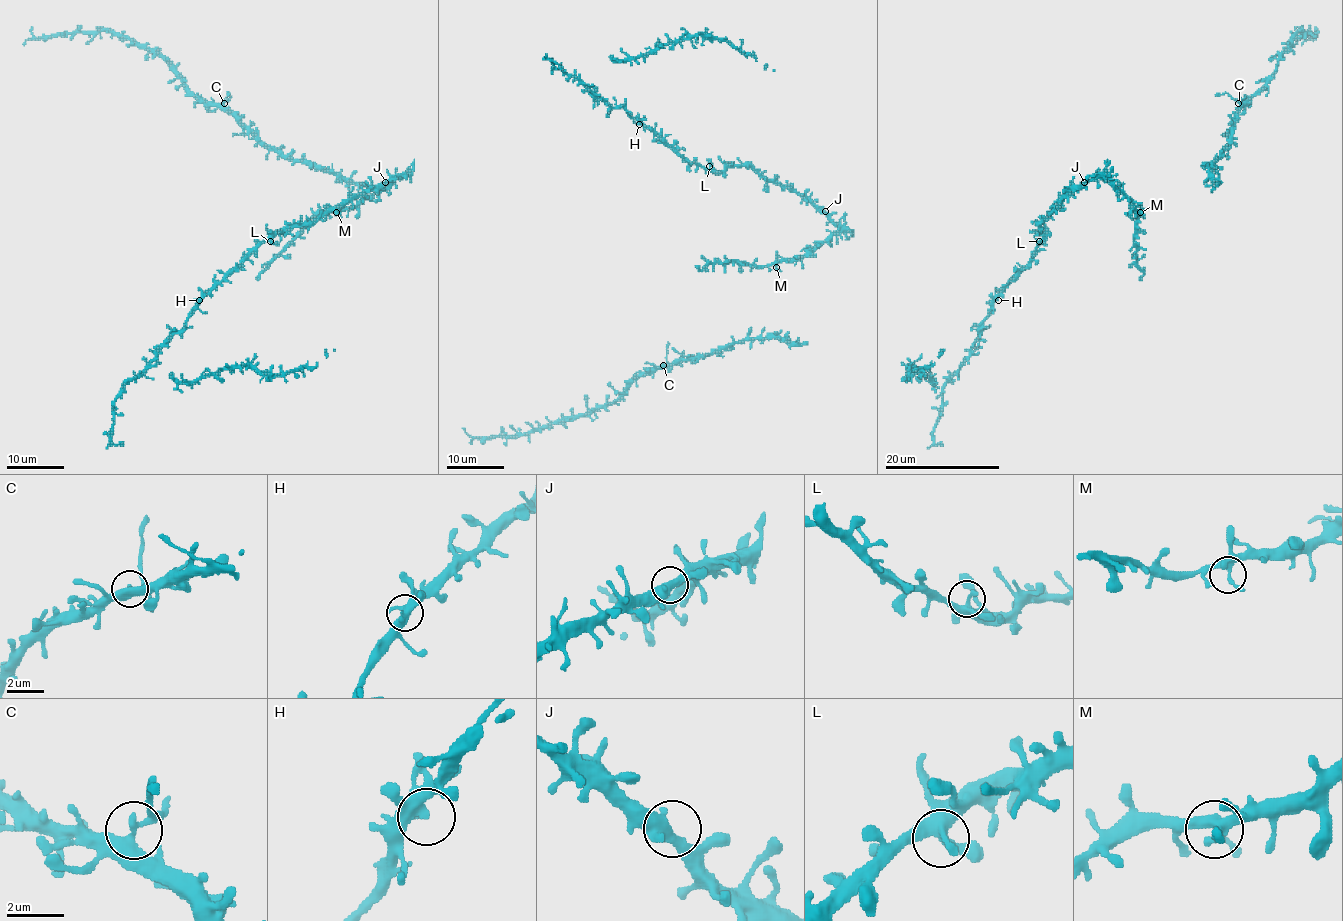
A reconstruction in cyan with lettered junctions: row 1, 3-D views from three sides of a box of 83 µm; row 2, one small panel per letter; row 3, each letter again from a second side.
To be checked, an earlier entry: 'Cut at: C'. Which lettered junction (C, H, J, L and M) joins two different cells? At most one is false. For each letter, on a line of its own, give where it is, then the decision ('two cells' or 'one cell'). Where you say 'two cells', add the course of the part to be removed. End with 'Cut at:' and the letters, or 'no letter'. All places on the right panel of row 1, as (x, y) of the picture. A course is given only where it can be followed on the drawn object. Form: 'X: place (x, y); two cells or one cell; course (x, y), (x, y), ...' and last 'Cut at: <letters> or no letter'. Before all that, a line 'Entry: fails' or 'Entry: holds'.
Entry: holds
C: place (1238, 103); two cells; course (1238, 103), (1227, 93), (1215, 96)
H: place (998, 300); one cell
J: place (1084, 182); one cell
L: place (1039, 241); one cell
M: place (1140, 212); one cell
Cut at: C

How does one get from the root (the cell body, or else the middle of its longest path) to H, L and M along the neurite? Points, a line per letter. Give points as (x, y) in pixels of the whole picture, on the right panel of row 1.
H: (1086, 184), (1071, 191), (1039, 222), (1044, 237), (1037, 254), (1005, 286), (998, 300)
L: (1086, 184), (1071, 191), (1039, 222), (1044, 228), (1044, 237), (1039, 241)
M: (1086, 184), (1098, 178), (1106, 179), (1140, 212)

